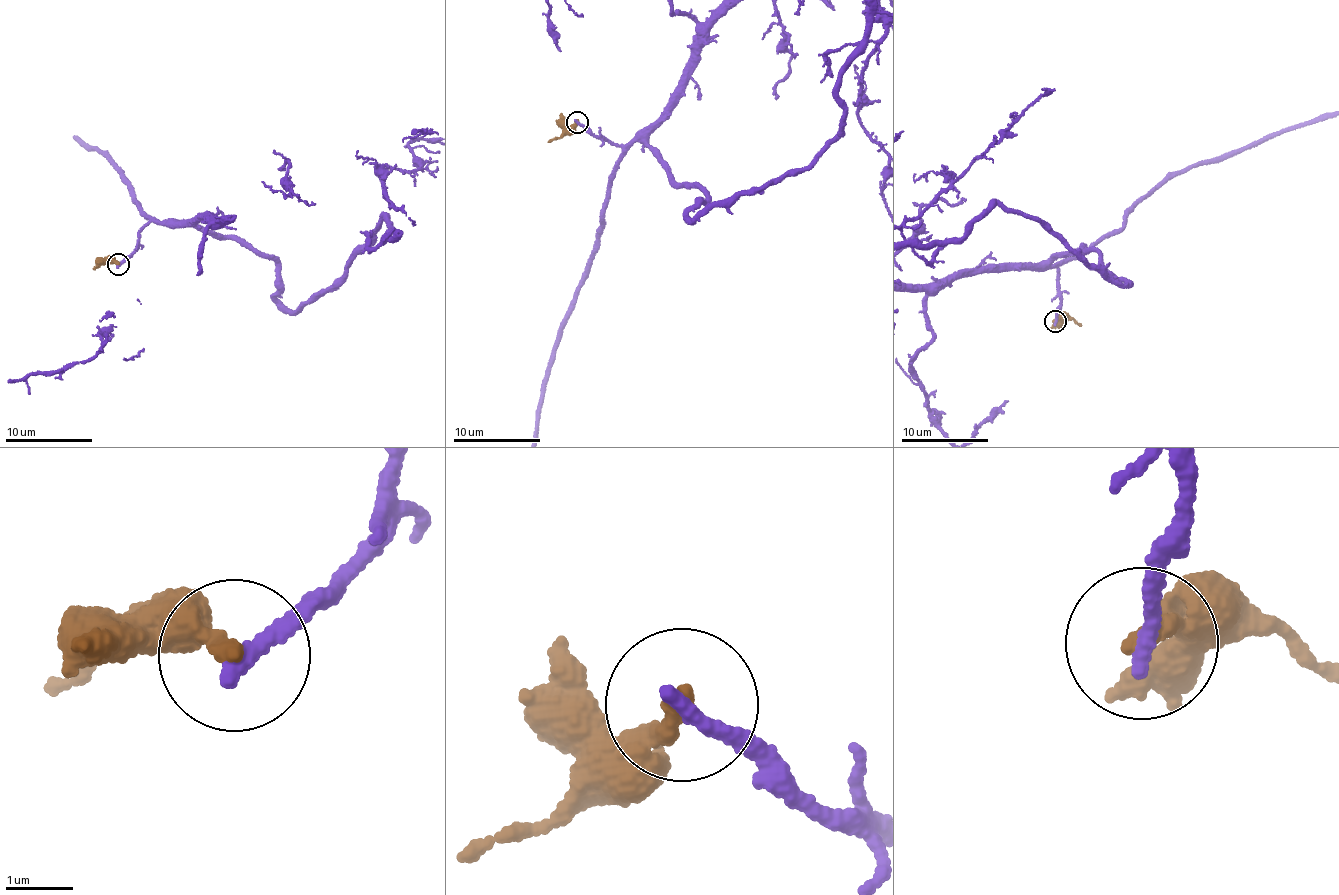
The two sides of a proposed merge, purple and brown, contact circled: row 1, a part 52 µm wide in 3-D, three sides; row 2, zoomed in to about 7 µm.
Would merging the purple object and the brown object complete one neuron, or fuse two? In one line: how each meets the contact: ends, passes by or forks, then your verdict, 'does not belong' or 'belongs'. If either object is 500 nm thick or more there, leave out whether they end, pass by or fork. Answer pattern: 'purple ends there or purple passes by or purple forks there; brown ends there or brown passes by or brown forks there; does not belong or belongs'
purple ends there; brown ends there; does not belong

